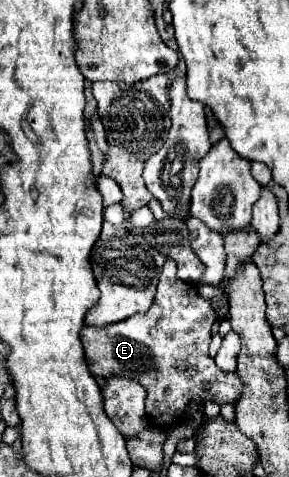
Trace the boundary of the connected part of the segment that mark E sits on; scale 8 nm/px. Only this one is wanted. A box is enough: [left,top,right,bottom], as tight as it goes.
[81,259,243,429]

